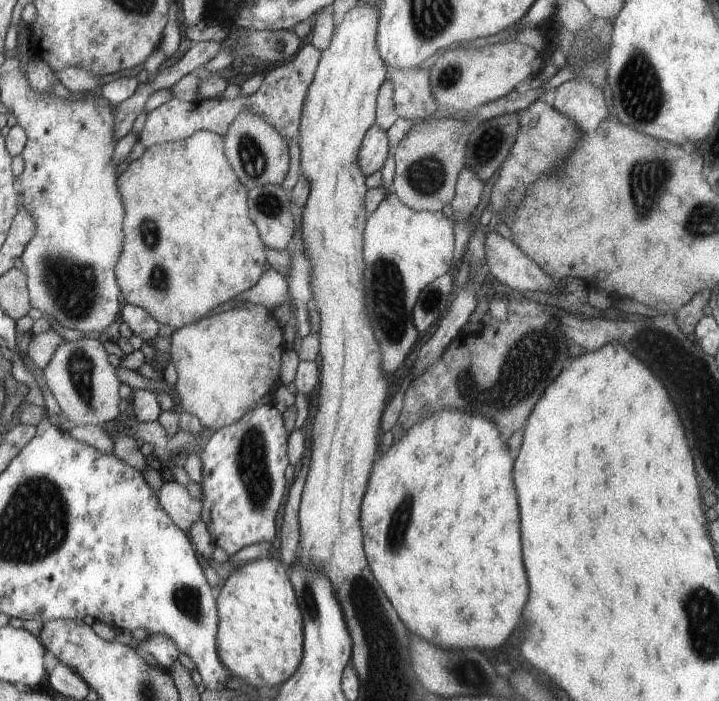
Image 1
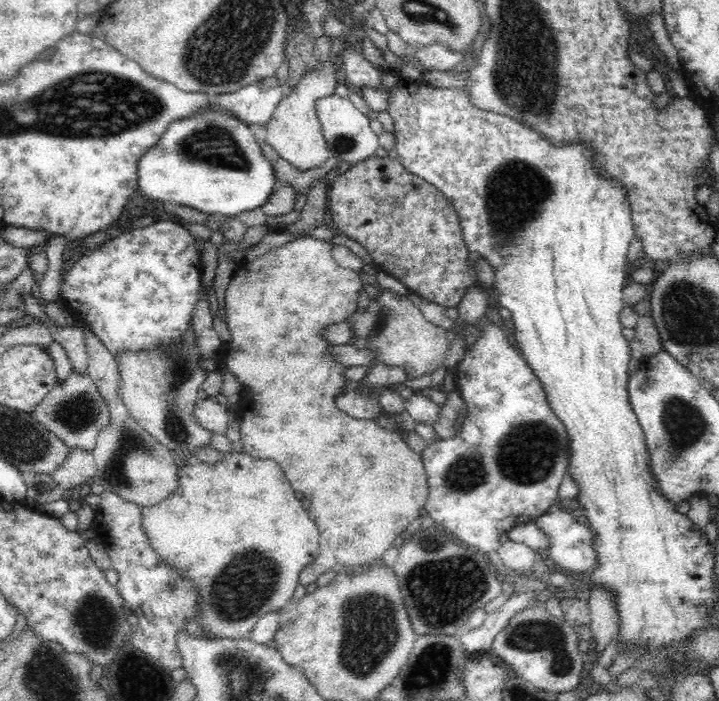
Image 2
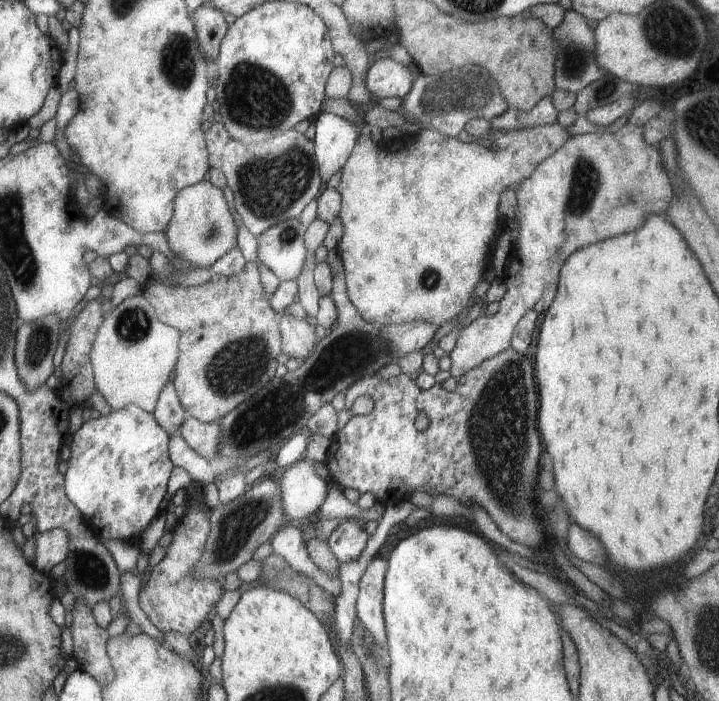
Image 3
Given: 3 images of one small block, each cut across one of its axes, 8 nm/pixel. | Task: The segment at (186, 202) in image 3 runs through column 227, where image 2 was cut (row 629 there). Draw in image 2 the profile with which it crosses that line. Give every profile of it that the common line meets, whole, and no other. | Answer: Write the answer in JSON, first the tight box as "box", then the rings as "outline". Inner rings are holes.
{"box":[142,453,319,640],"outline":[[[226,453],[222,462],[218,464],[204,464],[202,462],[188,463],[180,465],[178,470],[178,488],[176,492],[162,500],[162,504],[154,508],[142,508],[142,529],[146,531],[150,543],[154,550],[166,563],[176,567],[190,577],[200,590],[199,616],[197,621],[204,626],[207,631],[217,636],[221,640],[246,639],[250,635],[252,626],[266,614],[281,610],[286,606],[295,592],[298,584],[299,574],[305,566],[308,566],[319,553],[319,532],[317,526],[310,520],[308,513],[300,504],[300,497],[293,492],[282,472],[281,468],[273,460],[256,460],[252,456],[242,453]]]}

